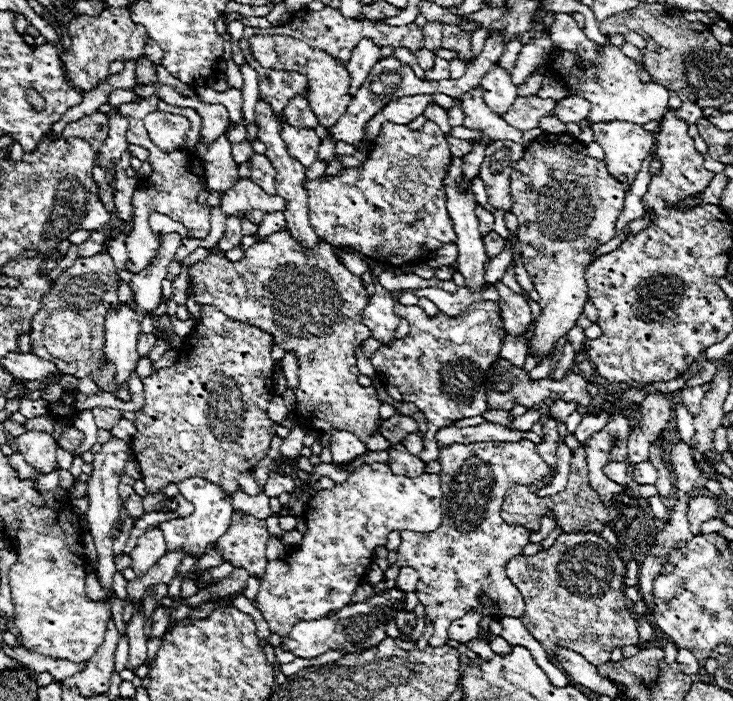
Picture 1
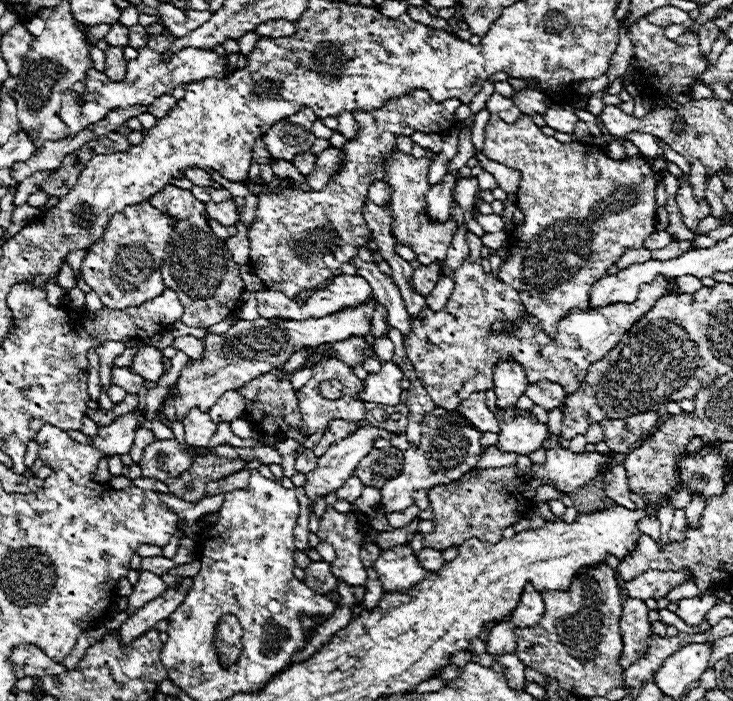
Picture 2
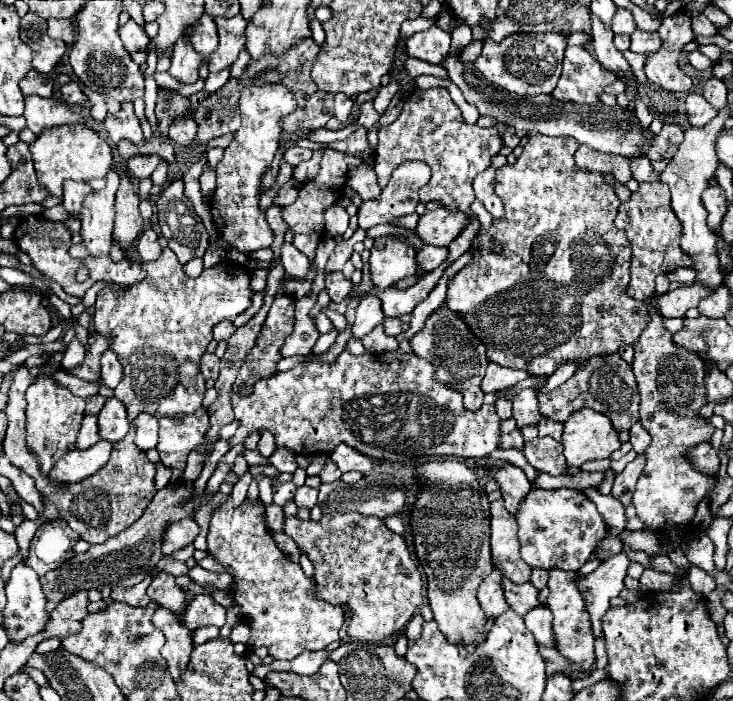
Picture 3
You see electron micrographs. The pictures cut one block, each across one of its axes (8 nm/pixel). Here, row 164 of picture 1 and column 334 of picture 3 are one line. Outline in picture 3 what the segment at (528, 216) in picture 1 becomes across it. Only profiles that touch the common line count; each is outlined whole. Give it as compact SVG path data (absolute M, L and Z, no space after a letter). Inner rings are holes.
M322 514L318 522L284 516L288 534L314 564L314 594L330 604L346 604L352 612L346 628L352 640L384 642L402 634L422 604L422 578L402 536L390 532L380 518L360 514Z

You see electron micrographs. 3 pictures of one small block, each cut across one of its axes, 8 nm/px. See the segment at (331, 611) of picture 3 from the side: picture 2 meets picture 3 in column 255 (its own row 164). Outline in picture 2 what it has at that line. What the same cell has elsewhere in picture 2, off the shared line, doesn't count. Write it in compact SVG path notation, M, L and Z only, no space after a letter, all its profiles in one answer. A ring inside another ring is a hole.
M496 114L484 128L482 152L504 166L522 174L516 192L516 206L524 214L524 224L510 232L510 260L500 266L500 280L518 290L526 314L538 318L550 336L556 334L556 322L572 308L590 308L590 288L606 270L616 264L626 250L642 248L644 240L656 232L656 180L644 158L608 158L598 146L562 144L544 136L530 116L522 114L516 124L506 124Z

